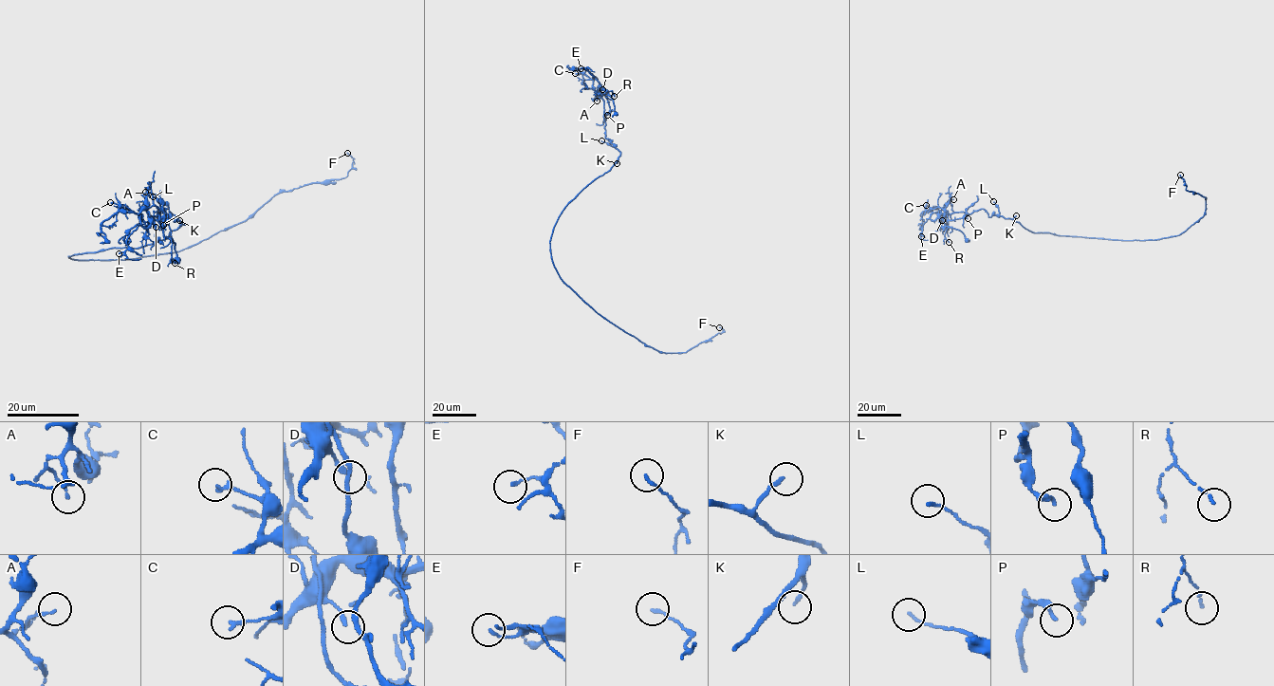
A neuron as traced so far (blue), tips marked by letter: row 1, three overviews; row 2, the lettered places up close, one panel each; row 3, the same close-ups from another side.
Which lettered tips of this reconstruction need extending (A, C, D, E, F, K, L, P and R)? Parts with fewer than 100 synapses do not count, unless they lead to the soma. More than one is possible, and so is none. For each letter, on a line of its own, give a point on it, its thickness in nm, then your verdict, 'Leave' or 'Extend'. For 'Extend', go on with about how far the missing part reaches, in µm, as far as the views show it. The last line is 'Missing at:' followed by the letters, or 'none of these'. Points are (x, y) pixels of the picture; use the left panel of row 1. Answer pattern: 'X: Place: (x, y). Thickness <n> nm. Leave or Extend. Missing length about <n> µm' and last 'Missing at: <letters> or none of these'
A: Place: (145, 192). Thickness 90 nm. Leave
C: Place: (110, 202). Thickness 180 nm. Leave
D: Place: (156, 227). Thickness 200 nm. Leave
E: Place: (119, 253). Thickness 120 nm. Leave
F: Place: (347, 153). Thickness 120 nm. Leave
K: Place: (179, 220). Thickness 160 nm. Leave
L: Place: (153, 196). Thickness 110 nm. Leave
P: Place: (163, 225). Thickness 170 nm. Leave
R: Place: (175, 263). Thickness 110 nm. Leave
Missing at: none of these

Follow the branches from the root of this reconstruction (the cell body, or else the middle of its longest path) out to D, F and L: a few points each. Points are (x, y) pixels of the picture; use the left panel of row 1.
D: (74, 254), (138, 248), (184, 225), (160, 222), (159, 209), (150, 216), (156, 227)
F: (74, 254), (68, 257), (128, 260), (179, 251), (249, 218), (281, 192), (343, 178), (353, 161), (347, 153)
L: (74, 254), (110, 248), (138, 248), (163, 240), (173, 230), (184, 225), (153, 196)

